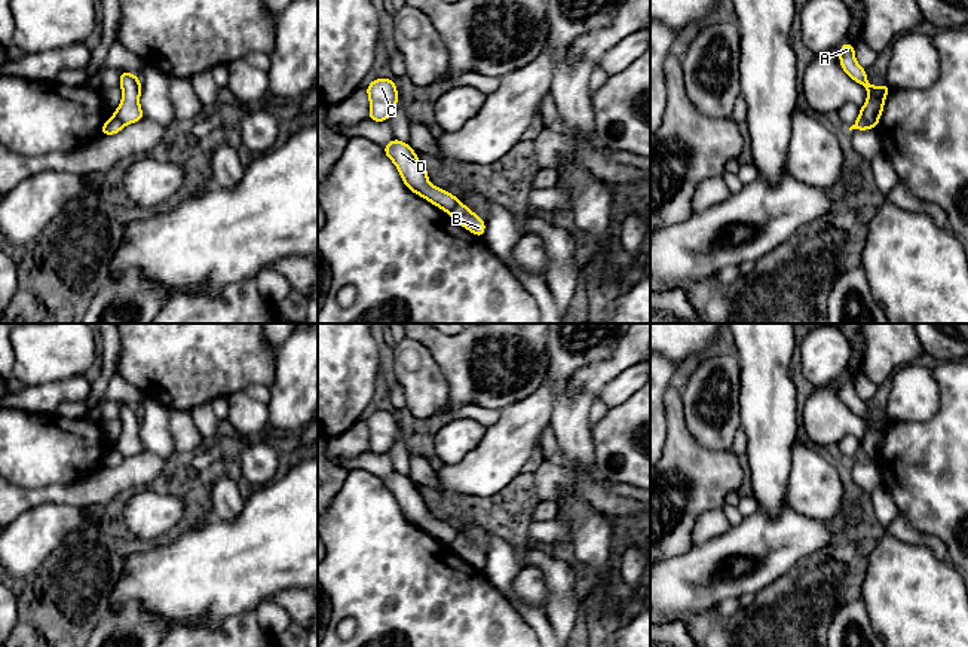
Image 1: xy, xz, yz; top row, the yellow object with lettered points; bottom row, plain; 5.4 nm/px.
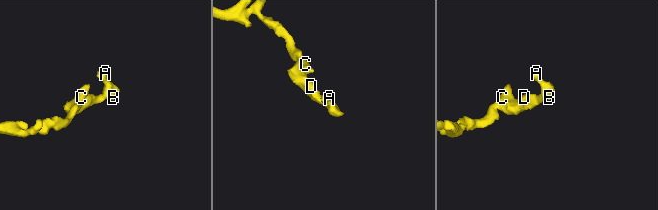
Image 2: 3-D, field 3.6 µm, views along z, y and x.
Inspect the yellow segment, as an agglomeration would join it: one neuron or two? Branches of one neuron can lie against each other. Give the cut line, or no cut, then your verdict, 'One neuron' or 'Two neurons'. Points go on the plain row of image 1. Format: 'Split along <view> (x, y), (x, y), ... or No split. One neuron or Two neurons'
No split. One neuron

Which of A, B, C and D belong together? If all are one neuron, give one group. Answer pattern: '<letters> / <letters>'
A B C D

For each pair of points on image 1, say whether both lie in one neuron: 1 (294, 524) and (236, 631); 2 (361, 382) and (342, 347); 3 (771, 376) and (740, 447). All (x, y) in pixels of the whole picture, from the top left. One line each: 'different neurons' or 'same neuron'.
1: different neurons
2: same neuron
3: different neurons

